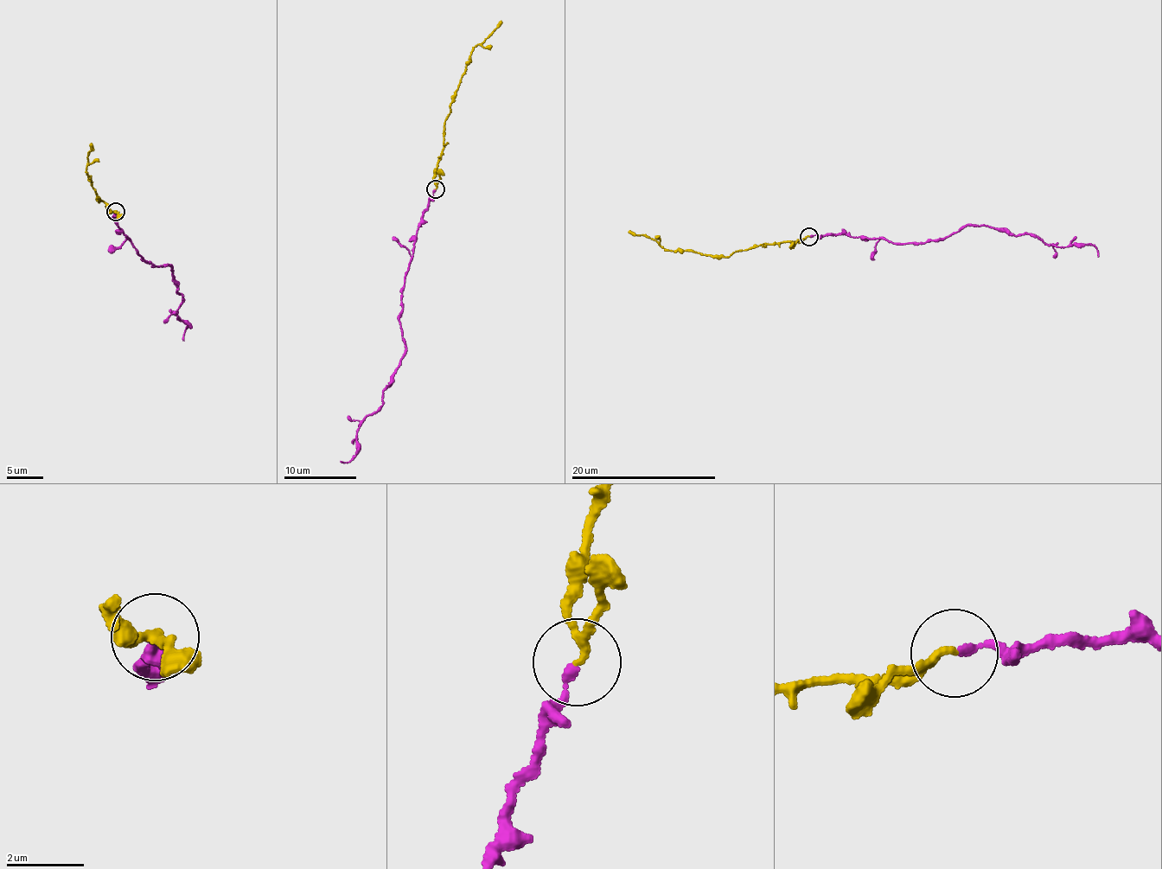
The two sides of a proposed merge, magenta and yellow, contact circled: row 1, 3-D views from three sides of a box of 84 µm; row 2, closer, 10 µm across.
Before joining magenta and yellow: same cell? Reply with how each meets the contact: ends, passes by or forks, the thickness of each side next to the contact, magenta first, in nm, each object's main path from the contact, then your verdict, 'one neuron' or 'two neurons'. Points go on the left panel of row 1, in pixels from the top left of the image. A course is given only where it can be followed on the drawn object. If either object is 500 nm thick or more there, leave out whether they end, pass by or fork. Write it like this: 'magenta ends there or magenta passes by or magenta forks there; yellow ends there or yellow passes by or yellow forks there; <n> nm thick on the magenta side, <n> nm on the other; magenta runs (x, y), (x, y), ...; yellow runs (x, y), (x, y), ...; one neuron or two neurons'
magenta ends there; yellow passes by; 180 nm thick on the magenta side, 160 nm on the other; magenta runs (115, 212), (113, 218), (143, 260), (173, 267), (177, 292), (182, 297), (177, 318), (188, 325), (182, 340); yellow runs (115, 212), (112, 213), (105, 206), (106, 203), (98, 198), (100, 201), (86, 175), (90, 143); one neuron

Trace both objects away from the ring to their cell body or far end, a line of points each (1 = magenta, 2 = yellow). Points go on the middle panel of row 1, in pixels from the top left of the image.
1: (435, 189), (401, 291), (405, 354), (392, 382), (383, 392), (381, 406), (358, 428), (356, 453), (340, 462)
2: (435, 189), (437, 162), (443, 149), (443, 131), (469, 52), (501, 20)

